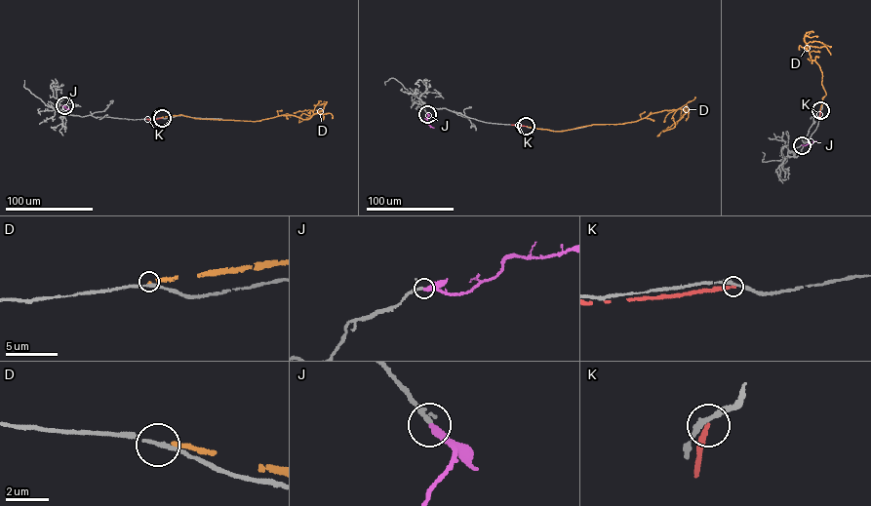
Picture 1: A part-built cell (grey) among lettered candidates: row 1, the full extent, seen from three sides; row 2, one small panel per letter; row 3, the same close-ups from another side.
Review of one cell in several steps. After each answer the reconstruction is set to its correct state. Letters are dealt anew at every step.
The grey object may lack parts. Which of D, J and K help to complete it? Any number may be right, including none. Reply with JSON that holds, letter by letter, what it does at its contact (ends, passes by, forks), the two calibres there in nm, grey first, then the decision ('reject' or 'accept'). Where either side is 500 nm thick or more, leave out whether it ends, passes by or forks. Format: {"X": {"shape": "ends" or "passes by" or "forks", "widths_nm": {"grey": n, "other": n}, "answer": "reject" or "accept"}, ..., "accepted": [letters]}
{"D": {"shape": "ends", "widths_nm": {"grey": 180, "other": 150}, "answer": "reject"}, "J": {"shape": "ends", "widths_nm": {"grey": 150, "other": 320}, "answer": "accept"}, "K": {"shape": "ends", "widths_nm": {"grey": 170, "other": 180}, "answer": "reject"}, "accepted": ["J"]}

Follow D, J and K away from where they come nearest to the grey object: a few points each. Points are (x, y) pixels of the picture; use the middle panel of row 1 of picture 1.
D: (525, 126), (559, 131), (592, 125), (623, 124), (664, 110), (684, 109), (686, 113), (657, 136)
J: (427, 114), (428, 123), (434, 128)
K: (526, 126), (511, 125)

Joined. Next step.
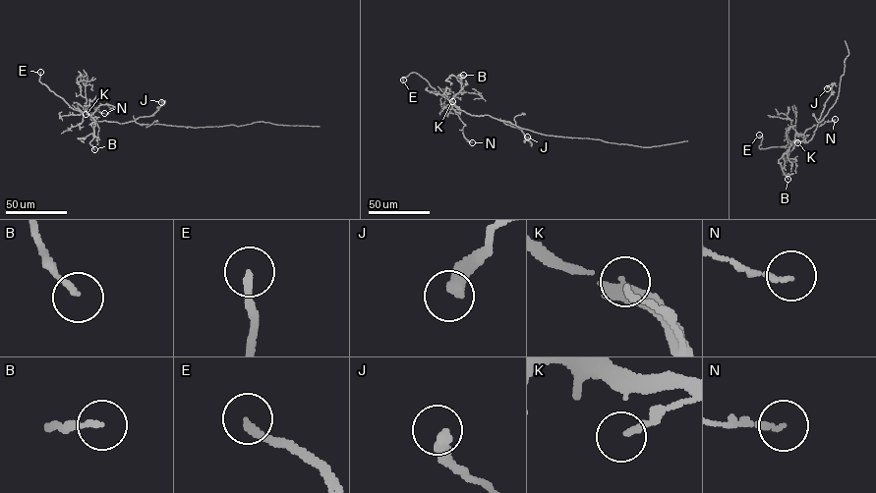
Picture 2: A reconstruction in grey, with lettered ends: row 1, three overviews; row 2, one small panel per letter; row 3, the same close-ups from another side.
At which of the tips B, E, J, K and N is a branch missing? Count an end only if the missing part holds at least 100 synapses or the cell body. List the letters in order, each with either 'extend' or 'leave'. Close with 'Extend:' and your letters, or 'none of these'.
B: leave
E: extend
J: leave
K: leave
N: leave
Extend: E

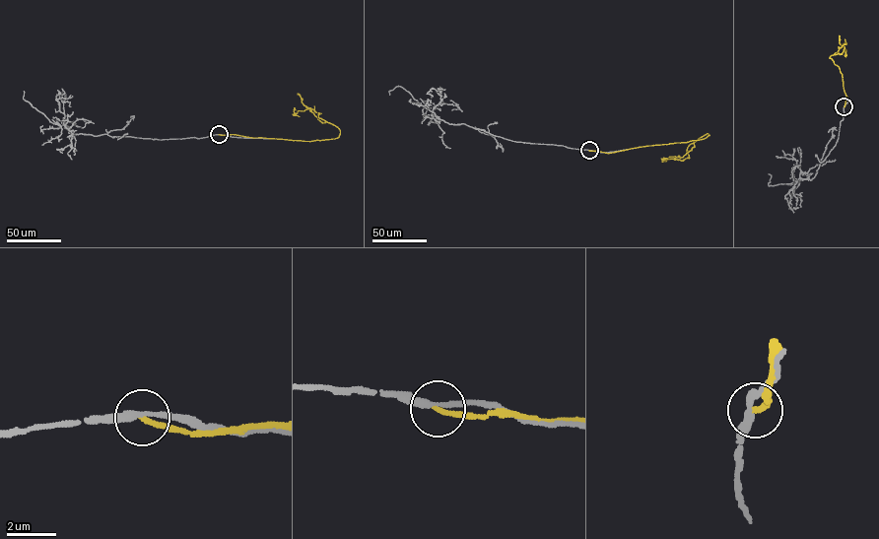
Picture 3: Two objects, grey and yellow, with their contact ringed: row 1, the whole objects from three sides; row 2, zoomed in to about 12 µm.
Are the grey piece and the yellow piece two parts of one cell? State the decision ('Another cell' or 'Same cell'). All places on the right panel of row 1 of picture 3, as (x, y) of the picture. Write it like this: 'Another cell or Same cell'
Another cell

